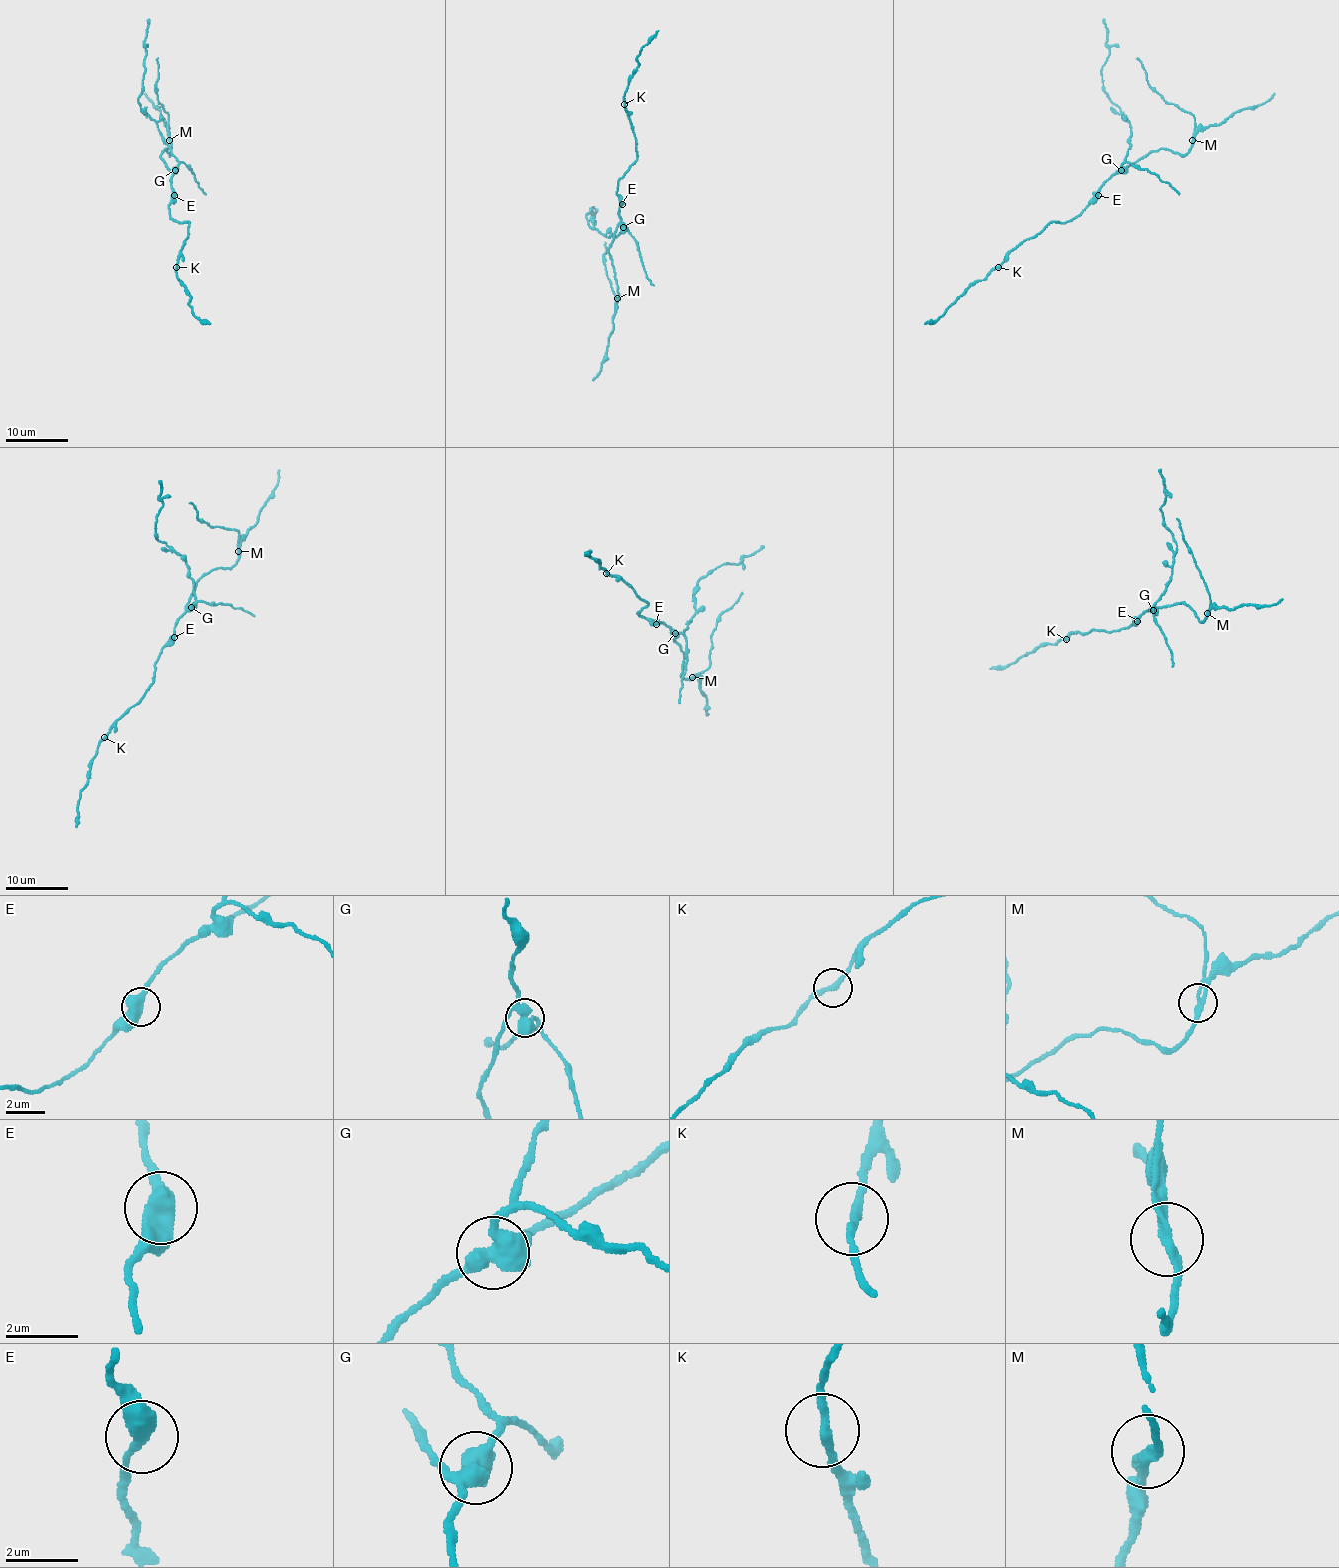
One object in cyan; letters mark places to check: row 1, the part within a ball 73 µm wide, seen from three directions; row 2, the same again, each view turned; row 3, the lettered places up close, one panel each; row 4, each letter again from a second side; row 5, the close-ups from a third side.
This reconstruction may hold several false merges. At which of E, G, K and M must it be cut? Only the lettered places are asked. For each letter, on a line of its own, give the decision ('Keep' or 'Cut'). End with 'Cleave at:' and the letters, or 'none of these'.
E: Keep
G: Cut
K: Keep
M: Cut
Cleave at: G, M

